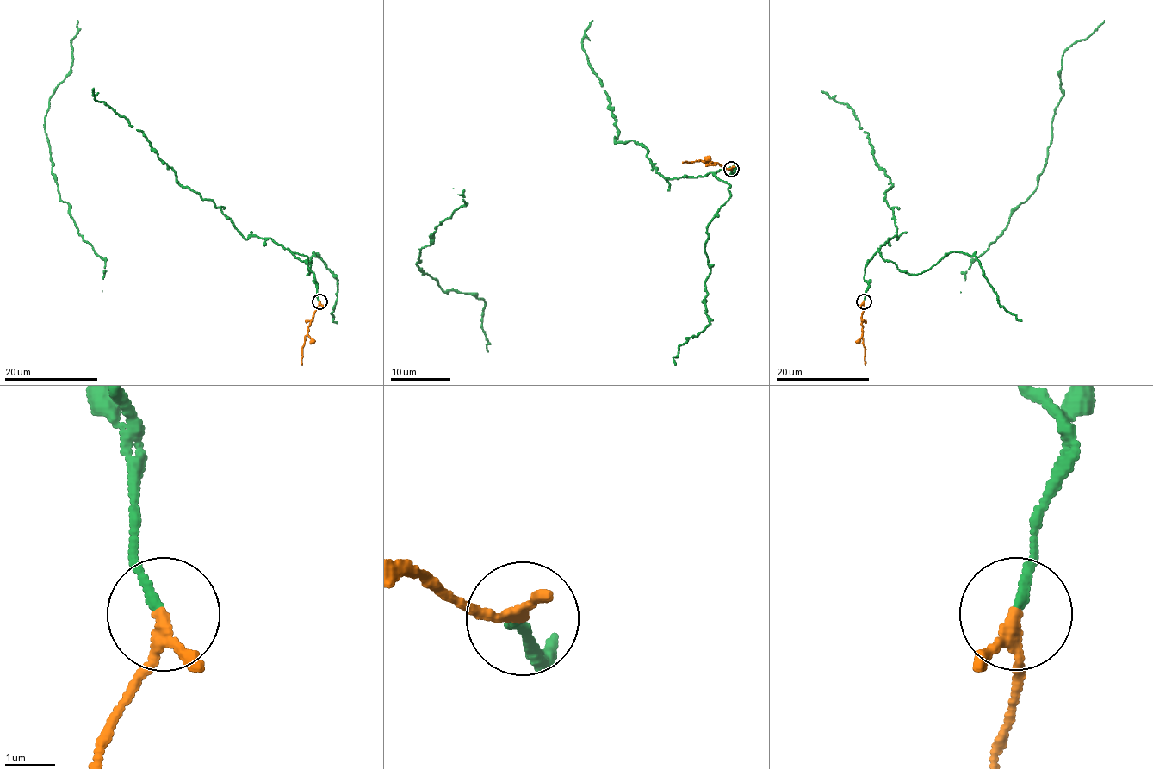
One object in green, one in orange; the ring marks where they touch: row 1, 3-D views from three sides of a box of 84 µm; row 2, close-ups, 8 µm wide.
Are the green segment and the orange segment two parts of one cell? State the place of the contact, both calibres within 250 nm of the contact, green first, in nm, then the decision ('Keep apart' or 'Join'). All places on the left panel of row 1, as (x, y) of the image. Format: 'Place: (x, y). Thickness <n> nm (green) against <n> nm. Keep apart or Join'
Place: (319, 301). Thickness 180 nm (green) against 190 nm. Join

